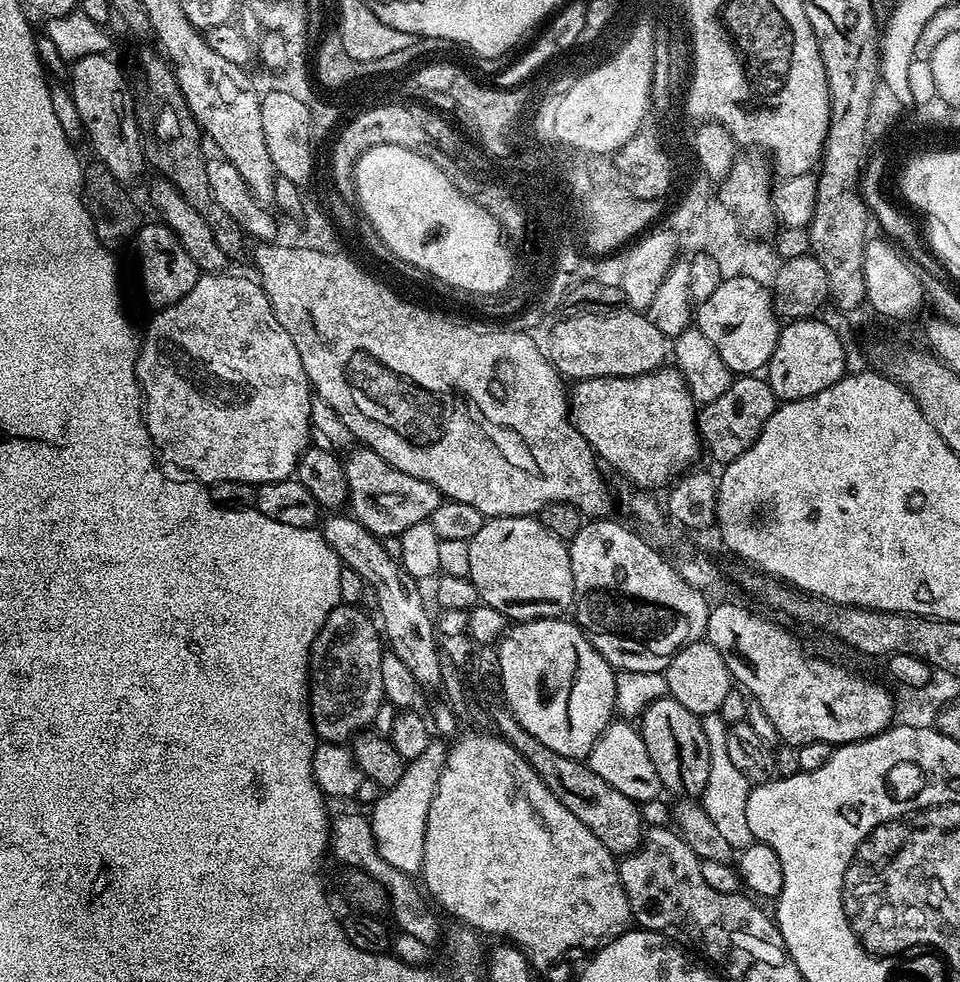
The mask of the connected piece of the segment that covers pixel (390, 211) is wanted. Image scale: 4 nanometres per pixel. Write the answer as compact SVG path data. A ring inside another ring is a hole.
M379 144L373 148L367 148L364 153L358 158L356 163L356 199L358 201L359 211L366 217L367 223L372 223L372 232L380 236L385 246L392 252L393 257L398 261L405 260L408 266L413 266L416 262L422 262L424 268L432 268L438 270L439 276L445 276L451 285L462 284L463 292L468 288L480 289L480 298L490 297L490 292L497 289L503 293L508 288L505 281L508 279L509 272L509 256L504 256L504 247L500 245L500 236L496 236L496 224L492 220L488 220L488 215L485 212L480 212L481 207L472 208L472 200L468 198L466 193L462 193L454 186L454 182L450 180L430 160L422 154L416 152L414 149L403 148L402 146L390 146L389 144Z

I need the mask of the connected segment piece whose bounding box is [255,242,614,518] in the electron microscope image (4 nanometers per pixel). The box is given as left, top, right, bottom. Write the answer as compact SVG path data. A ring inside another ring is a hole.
M260 242L255 245L256 247L256 272L258 277L258 283L263 288L265 294L268 296L268 301L272 307L272 313L276 316L276 321L282 326L282 330L286 330L286 334L290 334L290 338L294 338L294 346L298 346L298 354L302 358L302 366L306 370L308 375L308 383L312 385L313 393L317 397L324 399L327 403L334 408L338 417L342 422L349 427L349 430L355 436L355 439L359 441L361 445L370 450L377 452L390 466L397 468L400 471L404 471L406 474L413 475L414 478L424 479L426 482L432 483L437 490L440 491L441 497L449 500L457 500L458 502L466 502L466 506L474 506L474 510L478 510L485 518L491 518L493 516L536 516L543 510L548 504L554 502L566 502L567 504L573 504L580 515L585 518L604 518L609 515L608 512L614 508L614 500L608 497L608 488L604 485L604 480L600 477L601 465L598 463L598 457L593 452L590 445L586 442L586 438L582 438L582 434L578 434L578 430L572 424L572 418L570 415L570 396L566 391L565 381L562 379L556 367L546 357L537 356L537 346L533 343L529 343L529 338L526 338L523 334L514 334L509 332L506 326L500 326L496 332L491 332L490 329L482 330L475 322L468 322L463 324L460 320L451 320L448 316L443 316L440 312L431 312L432 308L428 306L421 306L419 303L412 303L411 300L399 296L396 292L391 292L386 285L380 280L375 280L366 269L360 264L355 264L348 256L339 256L336 252L325 252L320 248L316 250L301 250L297 251L293 248L291 243L280 244L281 242Z

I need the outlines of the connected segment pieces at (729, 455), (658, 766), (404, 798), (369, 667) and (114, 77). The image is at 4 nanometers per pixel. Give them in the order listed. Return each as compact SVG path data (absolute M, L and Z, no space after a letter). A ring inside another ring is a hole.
M744 374L733 379L732 385L726 390L726 394L722 394L722 398L714 398L714 402L699 409L696 427L703 447L717 460L717 465L728 464L734 458L746 454L750 446L754 446L758 434L776 412L777 407L776 395L772 393L767 379L756 374Z
M665 694L644 709L638 727L642 742L646 742L650 762L654 762L654 770L658 770L661 789L665 793L673 792L676 798L703 797L710 778L710 746L706 742L701 717Z
M423 764L405 765L402 778L394 786L385 789L380 801L372 808L370 821L378 852L384 861L409 874L419 871L422 860L422 847L425 841L426 816L429 814L430 802L440 777L439 765Z
M341 602L330 614L330 618L322 622L322 630L318 630L308 655L308 713L312 716L312 728L317 737L326 743L344 744L359 736L369 726L375 725L372 723L375 722L380 707L386 704L381 671L386 648L377 621L372 621L366 613L368 612L363 607Z
M107 53L81 56L71 65L72 80L68 82L68 89L73 96L76 108L78 108L82 126L92 151L107 166L110 173L118 176L121 180L122 178L132 178L140 170L140 162L142 162L140 153L146 148L146 144L145 141L142 142L141 125L132 88L131 86L129 88L121 68L110 57L111 55Z

